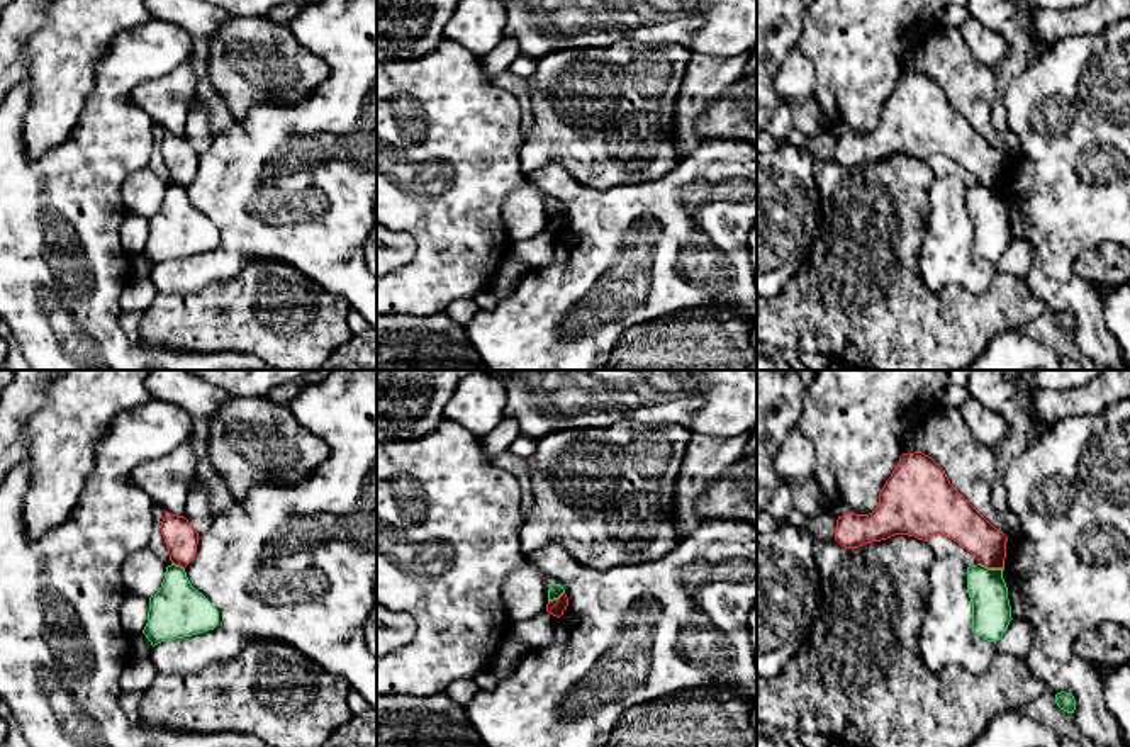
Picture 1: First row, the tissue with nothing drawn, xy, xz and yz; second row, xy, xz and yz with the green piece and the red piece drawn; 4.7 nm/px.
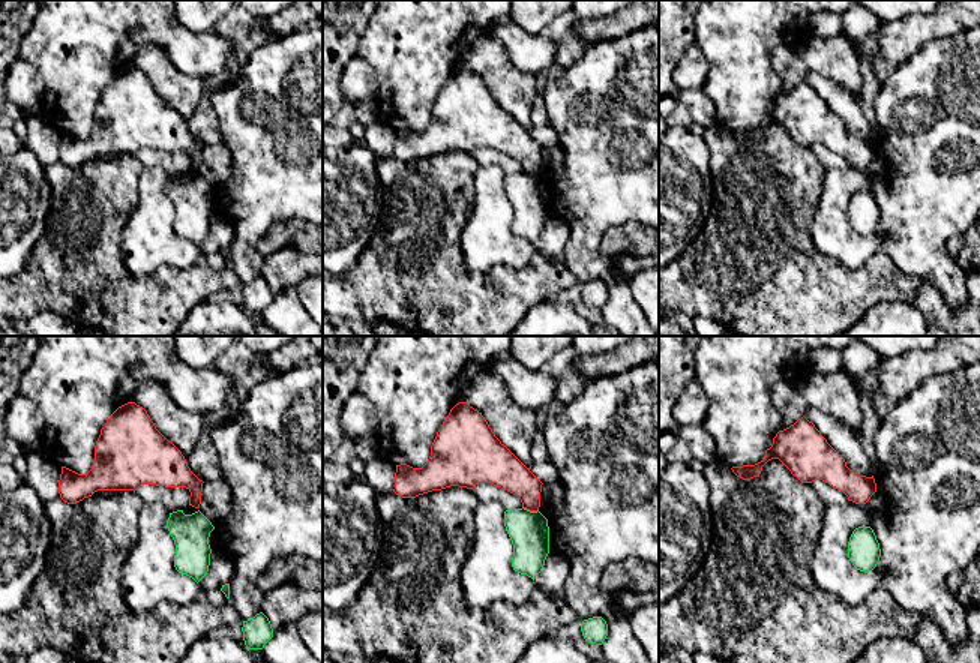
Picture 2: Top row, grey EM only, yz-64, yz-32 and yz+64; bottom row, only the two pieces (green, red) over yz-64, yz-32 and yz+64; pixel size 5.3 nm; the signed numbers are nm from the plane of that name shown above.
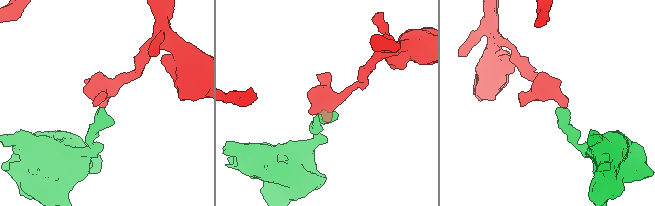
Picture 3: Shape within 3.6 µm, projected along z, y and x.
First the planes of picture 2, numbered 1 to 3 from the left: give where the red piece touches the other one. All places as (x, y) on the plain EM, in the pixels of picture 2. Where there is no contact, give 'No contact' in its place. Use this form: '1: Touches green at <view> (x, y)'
1: No contact
2: Touches green at yz-32 (529, 174)
3: No contact

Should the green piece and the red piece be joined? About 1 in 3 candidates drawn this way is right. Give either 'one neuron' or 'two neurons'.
two neurons

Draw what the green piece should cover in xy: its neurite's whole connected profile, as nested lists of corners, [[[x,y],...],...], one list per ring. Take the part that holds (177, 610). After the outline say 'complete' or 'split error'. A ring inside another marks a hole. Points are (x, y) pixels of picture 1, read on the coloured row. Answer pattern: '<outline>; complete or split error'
[[[168,565],[161,587],[149,598],[143,633],[151,645],[204,633],[217,625],[217,608],[190,584],[185,569]]]; complete

